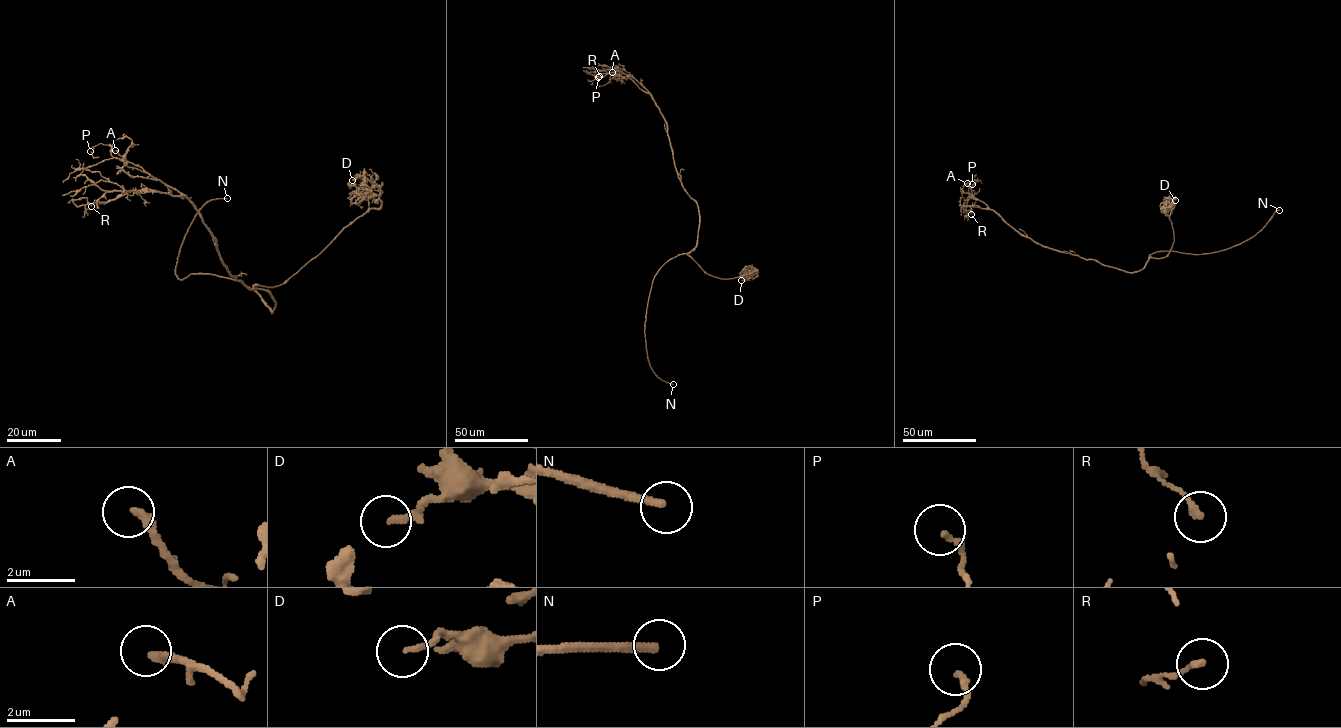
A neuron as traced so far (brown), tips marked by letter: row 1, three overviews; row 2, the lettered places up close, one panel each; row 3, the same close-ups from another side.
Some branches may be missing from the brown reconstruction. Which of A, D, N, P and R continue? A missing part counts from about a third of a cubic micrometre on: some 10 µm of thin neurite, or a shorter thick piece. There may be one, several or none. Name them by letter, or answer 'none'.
A, N

